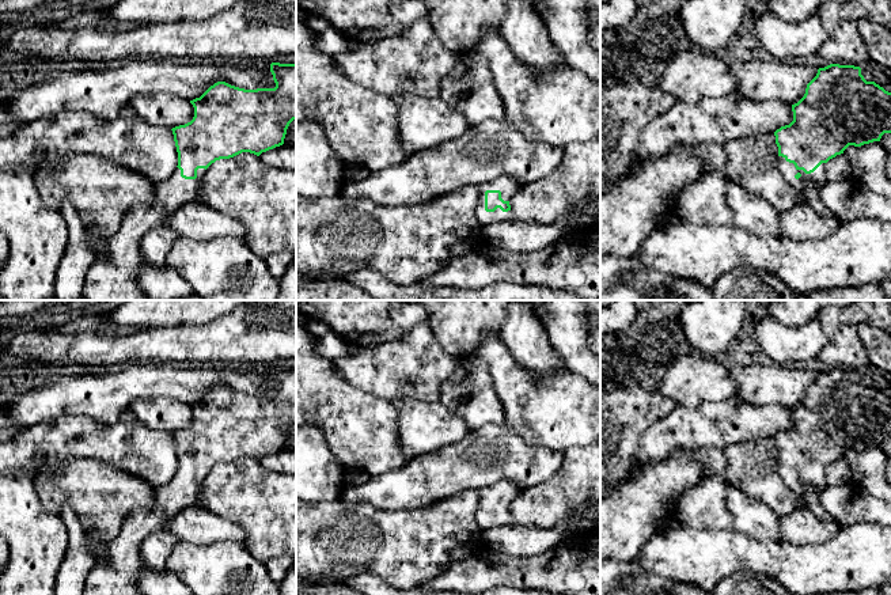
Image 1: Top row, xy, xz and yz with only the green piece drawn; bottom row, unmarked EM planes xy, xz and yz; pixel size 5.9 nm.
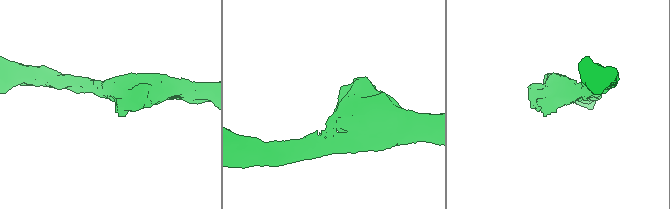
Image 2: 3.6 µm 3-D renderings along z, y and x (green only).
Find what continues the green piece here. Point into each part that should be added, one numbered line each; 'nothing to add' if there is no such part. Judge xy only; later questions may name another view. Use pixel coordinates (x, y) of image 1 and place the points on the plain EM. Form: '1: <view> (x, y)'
1: xy (118, 576)

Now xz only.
1: xz (508, 491)

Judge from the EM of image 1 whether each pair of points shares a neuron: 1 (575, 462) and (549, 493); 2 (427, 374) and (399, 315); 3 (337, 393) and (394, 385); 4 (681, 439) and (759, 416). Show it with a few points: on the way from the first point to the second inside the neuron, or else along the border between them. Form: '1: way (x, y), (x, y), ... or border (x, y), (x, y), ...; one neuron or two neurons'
1: way (572, 470), (557, 485); one neuron
2: border (431, 322), (419, 322), (401, 333); two neurons
3: border (334, 371), (349, 383), (390, 402); two neurons
4: way (700, 427), (716, 427), (731, 420), (740, 420); one neuron

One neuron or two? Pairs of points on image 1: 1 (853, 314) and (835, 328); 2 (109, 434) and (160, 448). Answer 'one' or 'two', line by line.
1: two
2: one

